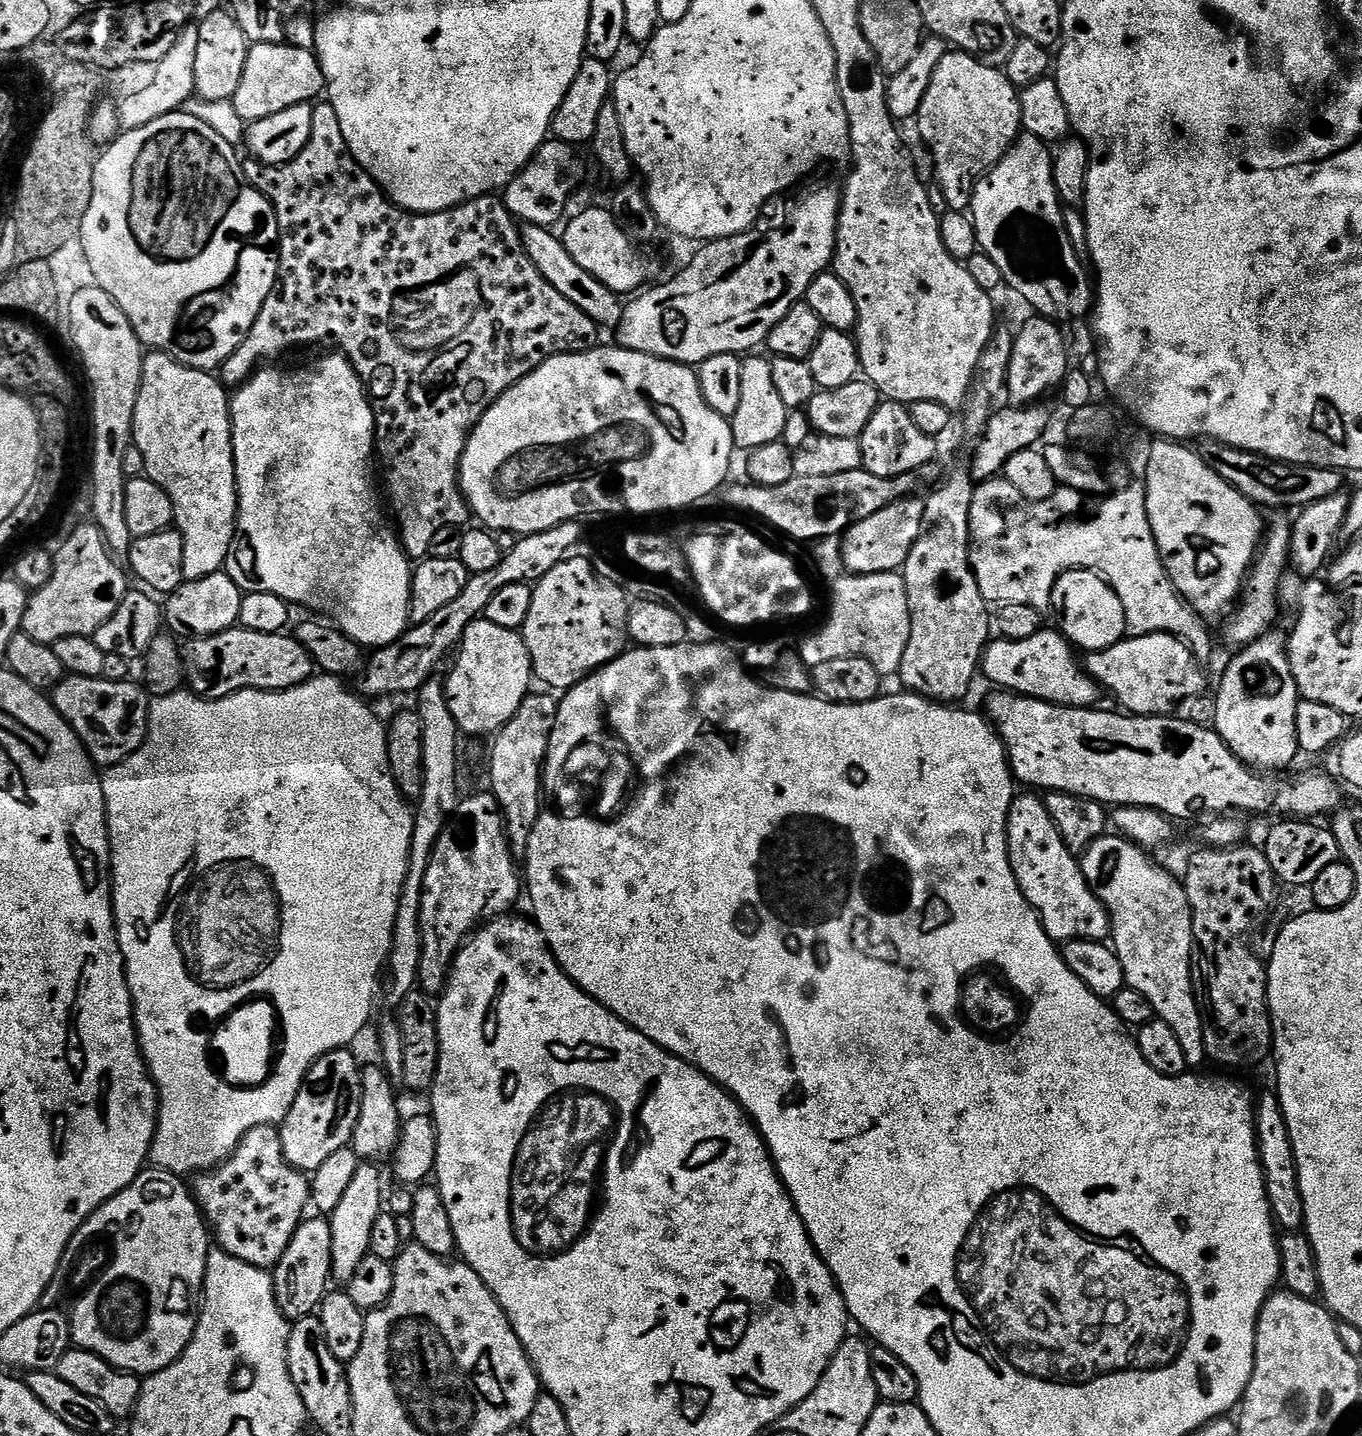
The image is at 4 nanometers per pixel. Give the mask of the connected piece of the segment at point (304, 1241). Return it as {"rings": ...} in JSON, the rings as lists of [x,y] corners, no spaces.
{"rings":[[[305,1218],[300,1221],[294,1238],[290,1238],[290,1246],[286,1246],[286,1254],[282,1254],[274,1269],[272,1285],[276,1287],[276,1301],[282,1314],[290,1322],[313,1315],[330,1291],[332,1231],[327,1219],[316,1219],[320,1220]]]}

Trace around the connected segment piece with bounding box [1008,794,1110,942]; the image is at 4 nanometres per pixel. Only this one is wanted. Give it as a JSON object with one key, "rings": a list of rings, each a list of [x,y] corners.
{"rings":[[[1023,794],[1013,799],[1008,811],[1008,854],[1023,896],[1036,909],[1053,942],[1109,939],[1108,912],[1092,893],[1077,857],[1062,842],[1062,834],[1058,834],[1058,826],[1050,818],[1043,799]]]}

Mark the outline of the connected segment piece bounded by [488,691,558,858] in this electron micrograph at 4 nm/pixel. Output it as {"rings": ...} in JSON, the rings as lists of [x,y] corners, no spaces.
{"rings":[[[533,691],[524,699],[514,718],[510,718],[510,722],[495,733],[491,741],[492,753],[488,756],[488,780],[492,783],[490,792],[504,813],[504,833],[512,855],[517,858],[527,857],[530,834],[542,814],[540,775],[546,769],[548,743],[558,707],[557,697],[547,696],[552,694],[544,692]]]}

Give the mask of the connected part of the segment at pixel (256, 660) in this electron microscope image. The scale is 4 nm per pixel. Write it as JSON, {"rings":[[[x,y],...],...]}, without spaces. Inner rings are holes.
{"rings":[[[239,626],[227,628],[225,632],[219,632],[213,636],[197,636],[191,642],[185,643],[182,648],[182,655],[184,658],[184,675],[187,683],[189,685],[192,683],[190,685],[191,691],[197,696],[204,697],[205,700],[220,700],[223,696],[233,696],[235,692],[244,692],[247,688],[254,688],[258,692],[282,692],[286,688],[296,688],[299,684],[306,683],[314,675],[314,665],[310,654],[306,654],[304,647],[296,641],[295,635],[285,634],[284,632],[259,632]]]}

